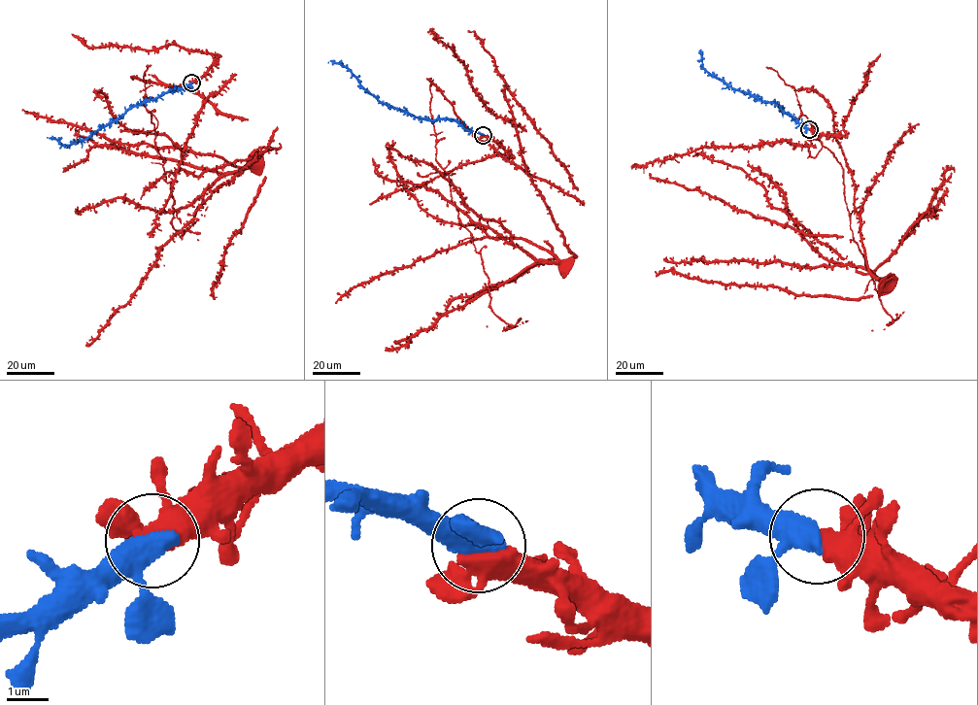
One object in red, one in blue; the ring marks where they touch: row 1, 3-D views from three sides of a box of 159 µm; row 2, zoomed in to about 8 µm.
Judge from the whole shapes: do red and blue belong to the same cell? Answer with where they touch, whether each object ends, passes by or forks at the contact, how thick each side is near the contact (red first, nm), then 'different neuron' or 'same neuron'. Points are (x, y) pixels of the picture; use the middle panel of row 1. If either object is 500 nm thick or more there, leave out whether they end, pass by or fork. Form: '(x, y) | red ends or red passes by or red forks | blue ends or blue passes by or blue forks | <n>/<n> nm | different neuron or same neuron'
(483, 135) | red forks | blue passes by | 380/400 nm | same neuron

